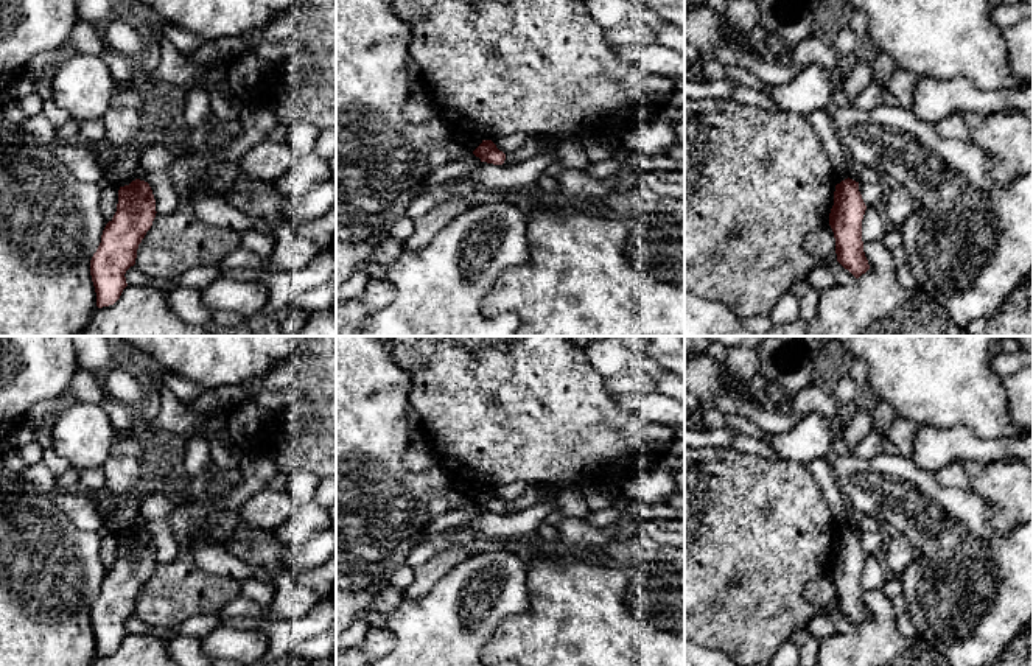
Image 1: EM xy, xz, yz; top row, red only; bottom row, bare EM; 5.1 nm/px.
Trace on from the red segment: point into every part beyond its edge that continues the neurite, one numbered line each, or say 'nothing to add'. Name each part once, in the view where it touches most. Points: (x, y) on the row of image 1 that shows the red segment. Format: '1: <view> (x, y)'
nothing to add

